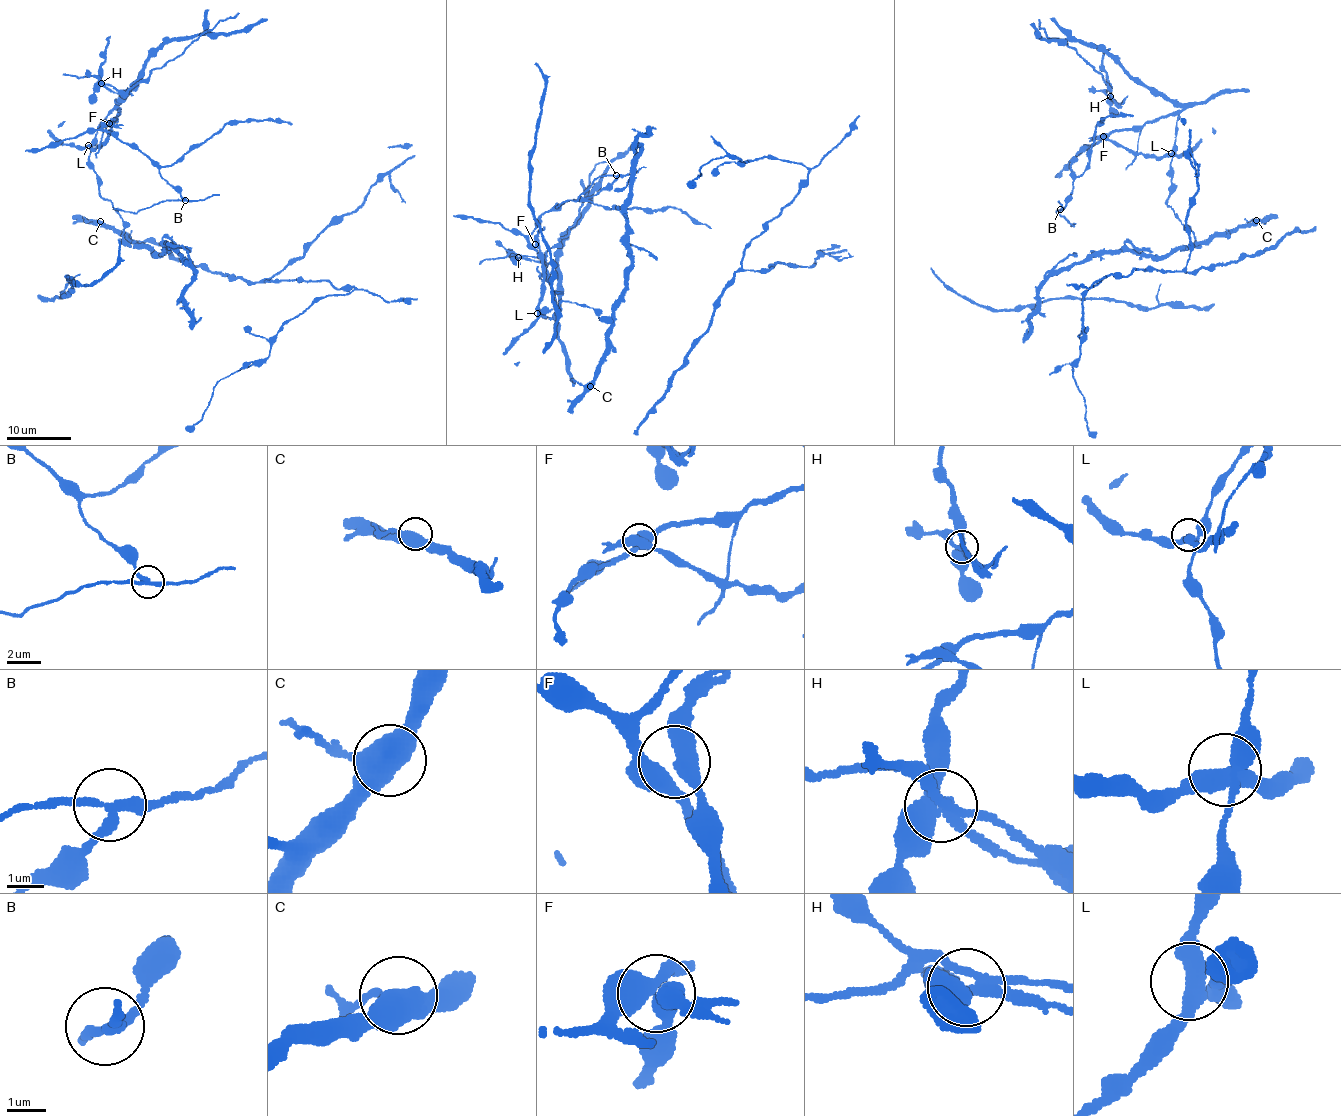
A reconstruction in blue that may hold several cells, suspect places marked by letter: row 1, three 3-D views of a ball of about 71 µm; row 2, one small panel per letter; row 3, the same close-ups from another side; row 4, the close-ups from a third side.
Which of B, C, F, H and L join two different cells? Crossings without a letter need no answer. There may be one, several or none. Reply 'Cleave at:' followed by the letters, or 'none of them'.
Cleave at: B, H

